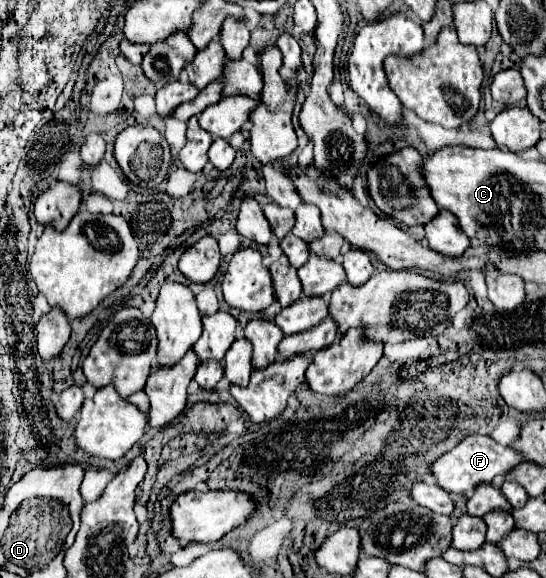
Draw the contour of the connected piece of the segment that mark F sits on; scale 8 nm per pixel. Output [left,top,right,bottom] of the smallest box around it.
[431,434,525,494]

